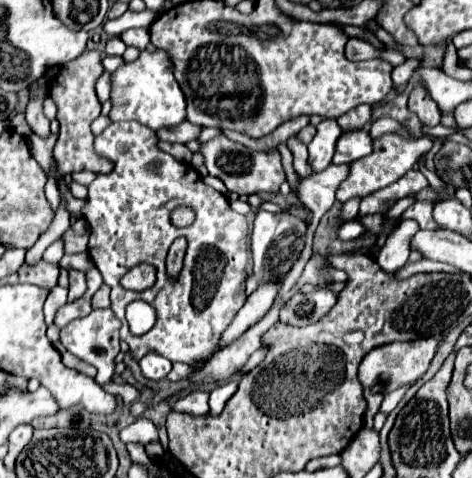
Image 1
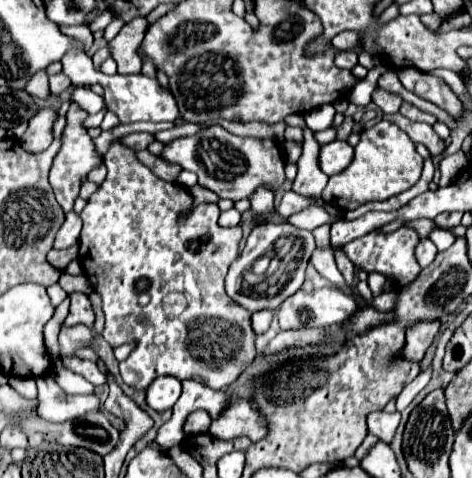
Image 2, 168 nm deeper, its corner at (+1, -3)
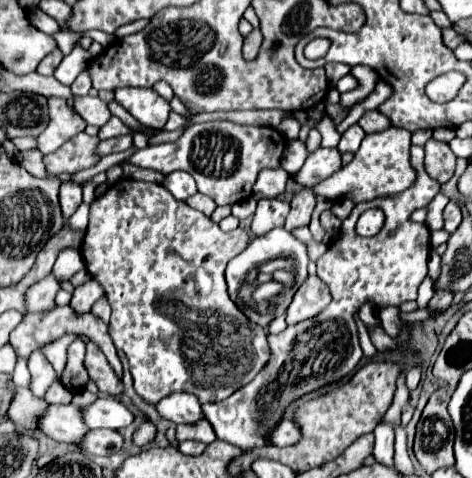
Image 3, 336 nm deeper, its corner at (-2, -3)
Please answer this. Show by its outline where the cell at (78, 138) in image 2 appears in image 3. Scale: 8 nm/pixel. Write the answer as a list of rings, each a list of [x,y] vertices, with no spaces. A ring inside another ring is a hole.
[[[62,182],[60,186],[60,206],[62,206],[62,216],[64,222],[76,212],[76,208],[82,204],[82,188],[76,186],[74,182]]]

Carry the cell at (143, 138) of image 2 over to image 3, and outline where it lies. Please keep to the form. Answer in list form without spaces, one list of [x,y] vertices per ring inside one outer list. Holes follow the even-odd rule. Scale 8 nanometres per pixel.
[[[126,134],[126,136],[116,136],[116,138],[110,138],[110,140],[104,140],[98,144],[98,156],[108,156],[112,152],[124,152],[132,146],[132,136]]]

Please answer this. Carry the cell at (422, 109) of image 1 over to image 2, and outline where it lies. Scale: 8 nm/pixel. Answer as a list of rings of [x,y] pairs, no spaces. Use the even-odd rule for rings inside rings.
[[[399,112],[393,115],[384,115],[384,120],[395,123],[401,130],[405,130],[415,142],[421,142],[429,148],[431,156],[439,156],[443,154],[445,146],[443,146],[443,140],[435,134],[433,126],[431,124],[423,124],[423,122],[412,122],[407,118],[403,118]]]

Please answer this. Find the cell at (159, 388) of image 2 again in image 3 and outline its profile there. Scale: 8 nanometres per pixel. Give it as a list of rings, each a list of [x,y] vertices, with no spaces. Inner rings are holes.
[[[170,394],[164,400],[158,402],[158,412],[166,418],[172,420],[176,424],[194,424],[200,422],[202,418],[206,418],[202,414],[202,406],[198,402],[198,398],[194,398],[192,394]]]

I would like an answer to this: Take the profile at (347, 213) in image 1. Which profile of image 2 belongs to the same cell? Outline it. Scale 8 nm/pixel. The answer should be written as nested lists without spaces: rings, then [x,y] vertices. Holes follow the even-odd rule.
[[[337,247],[334,249],[334,257],[337,264],[337,267],[343,274],[347,284],[354,287],[354,264],[348,259],[348,257],[344,254],[341,247]]]

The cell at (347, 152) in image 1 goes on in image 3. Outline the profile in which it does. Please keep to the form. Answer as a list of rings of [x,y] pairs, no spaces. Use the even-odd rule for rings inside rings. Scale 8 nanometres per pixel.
[[[318,148],[316,152],[308,154],[304,166],[292,176],[294,182],[300,186],[316,186],[330,174],[334,174],[340,168],[340,152],[336,148]]]

